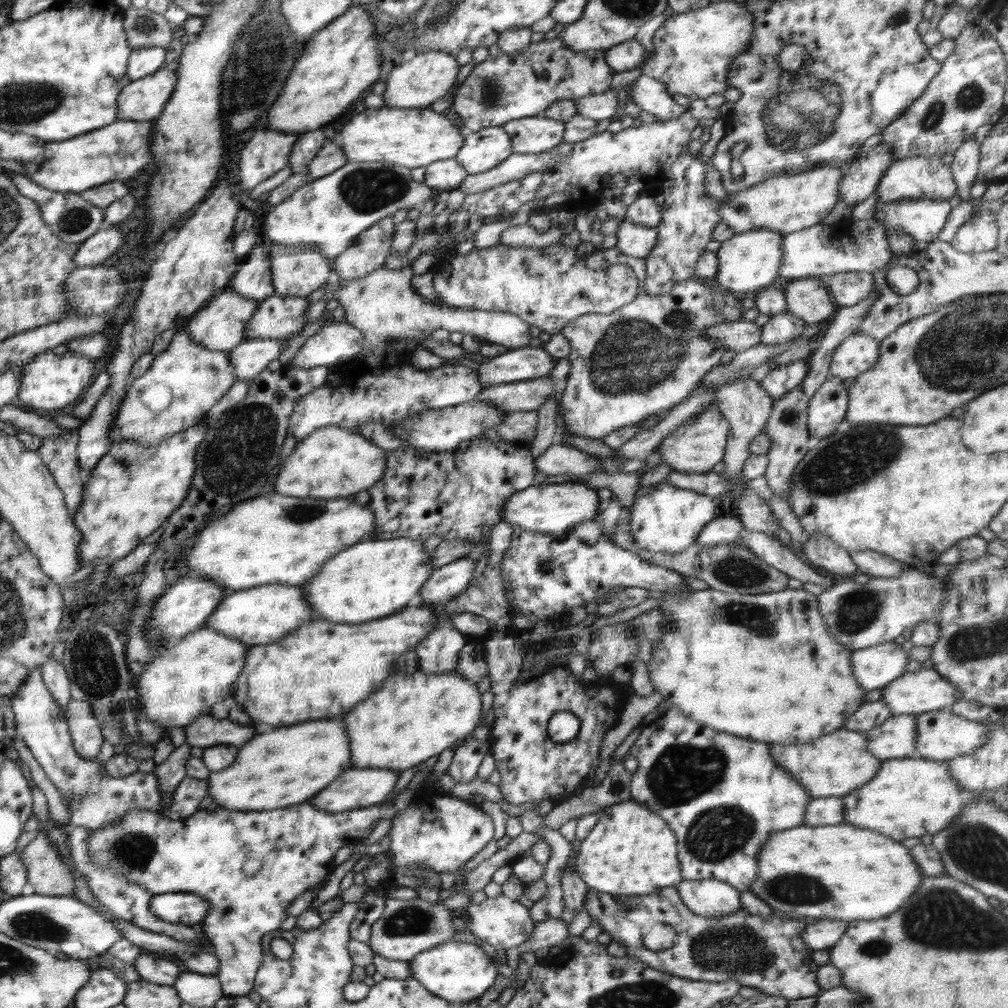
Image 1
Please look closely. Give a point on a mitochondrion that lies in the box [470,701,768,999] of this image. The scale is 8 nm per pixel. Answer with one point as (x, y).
(682, 773)

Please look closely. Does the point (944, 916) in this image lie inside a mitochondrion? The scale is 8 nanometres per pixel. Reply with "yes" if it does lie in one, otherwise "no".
yes

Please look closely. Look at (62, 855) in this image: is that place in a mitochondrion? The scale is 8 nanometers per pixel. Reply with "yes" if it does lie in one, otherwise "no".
no

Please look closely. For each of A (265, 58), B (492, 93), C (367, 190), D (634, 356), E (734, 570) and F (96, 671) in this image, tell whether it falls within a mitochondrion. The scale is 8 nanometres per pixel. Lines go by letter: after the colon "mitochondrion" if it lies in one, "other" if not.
A: mitochondrion
B: mitochondrion
C: mitochondrion
D: mitochondrion
E: mitochondrion
F: mitochondrion

